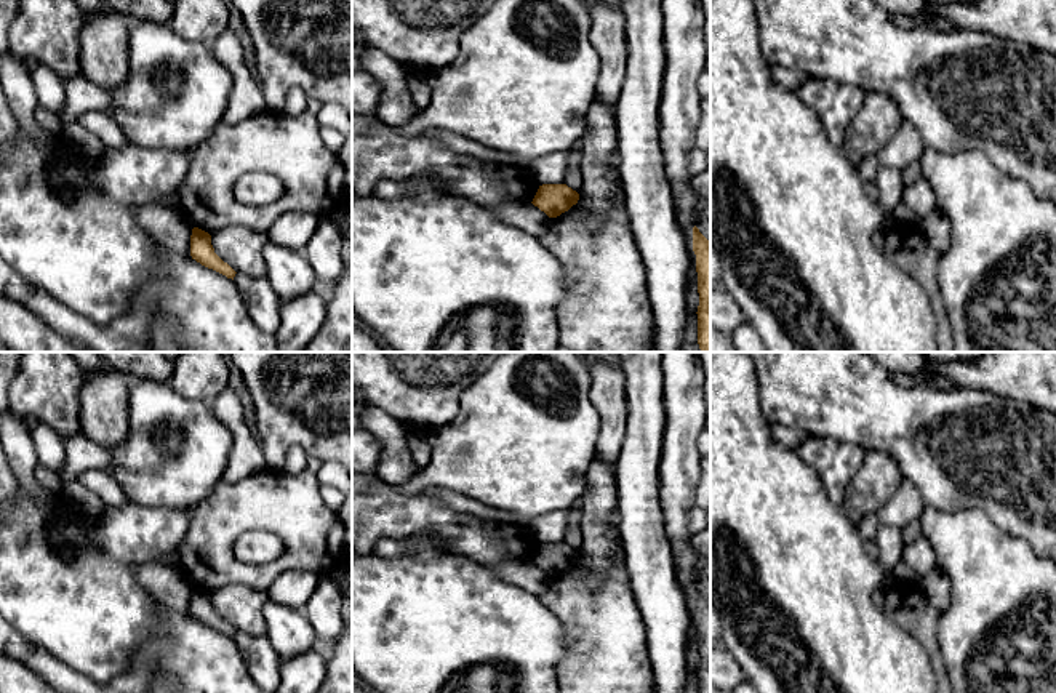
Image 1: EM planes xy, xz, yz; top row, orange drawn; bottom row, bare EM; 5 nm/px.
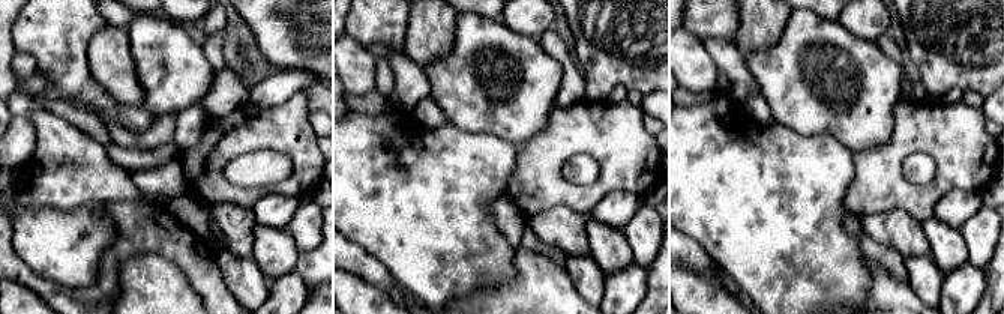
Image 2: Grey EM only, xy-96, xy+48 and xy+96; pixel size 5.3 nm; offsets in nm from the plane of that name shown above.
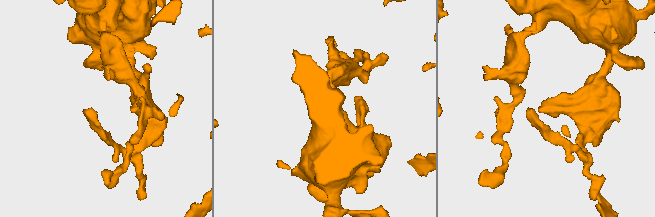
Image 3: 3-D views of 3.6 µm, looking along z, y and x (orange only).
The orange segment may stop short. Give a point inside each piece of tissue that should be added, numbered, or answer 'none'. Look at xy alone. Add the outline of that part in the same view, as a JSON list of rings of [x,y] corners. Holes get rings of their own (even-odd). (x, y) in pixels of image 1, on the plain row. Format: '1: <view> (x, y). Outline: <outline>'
none

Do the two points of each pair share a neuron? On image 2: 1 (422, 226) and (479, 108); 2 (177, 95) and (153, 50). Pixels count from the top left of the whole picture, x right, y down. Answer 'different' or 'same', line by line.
1: different
2: same

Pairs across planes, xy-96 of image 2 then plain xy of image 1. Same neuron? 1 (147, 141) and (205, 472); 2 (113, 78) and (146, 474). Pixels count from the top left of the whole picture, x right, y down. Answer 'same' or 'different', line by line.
1: different
2: different

